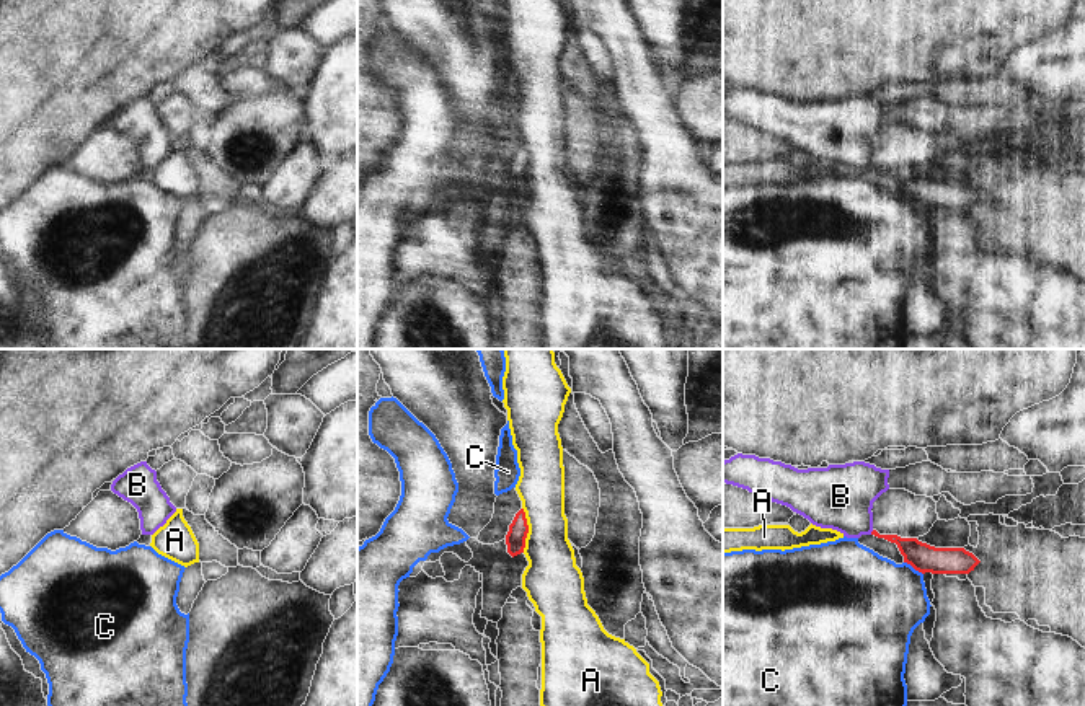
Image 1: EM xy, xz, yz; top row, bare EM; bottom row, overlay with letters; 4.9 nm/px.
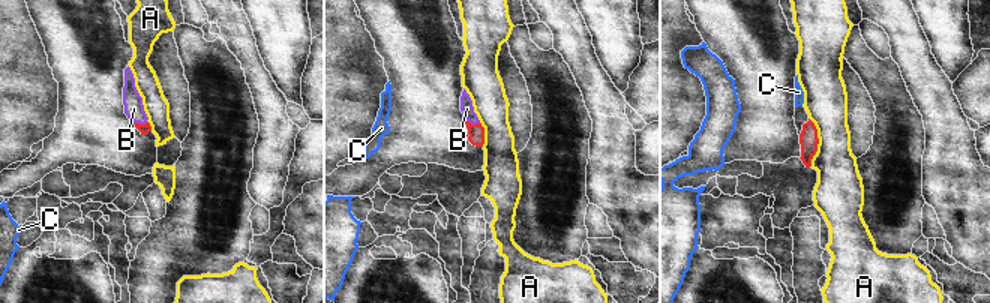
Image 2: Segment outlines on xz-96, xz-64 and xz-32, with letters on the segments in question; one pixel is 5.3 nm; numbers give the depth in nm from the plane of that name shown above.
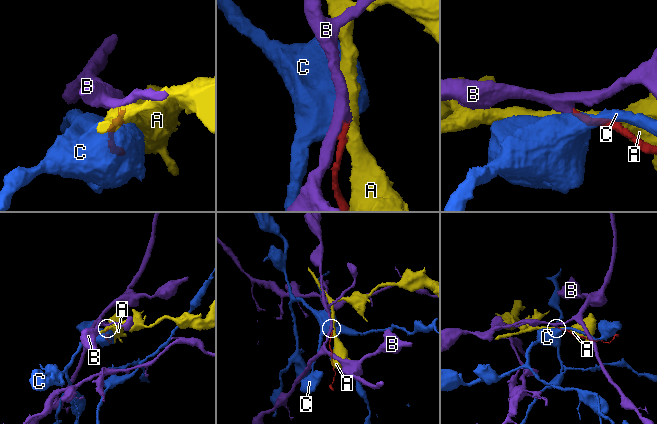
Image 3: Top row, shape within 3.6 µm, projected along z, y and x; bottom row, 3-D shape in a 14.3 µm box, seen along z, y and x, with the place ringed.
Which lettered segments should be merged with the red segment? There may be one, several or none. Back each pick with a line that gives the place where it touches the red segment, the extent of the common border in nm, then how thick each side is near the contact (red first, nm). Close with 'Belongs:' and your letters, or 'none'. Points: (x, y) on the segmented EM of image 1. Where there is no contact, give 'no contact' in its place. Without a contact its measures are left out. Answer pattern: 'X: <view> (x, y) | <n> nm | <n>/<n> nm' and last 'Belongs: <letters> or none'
B: yz (872, 532) | 30 nm | 130/320 nm
Belongs: B

